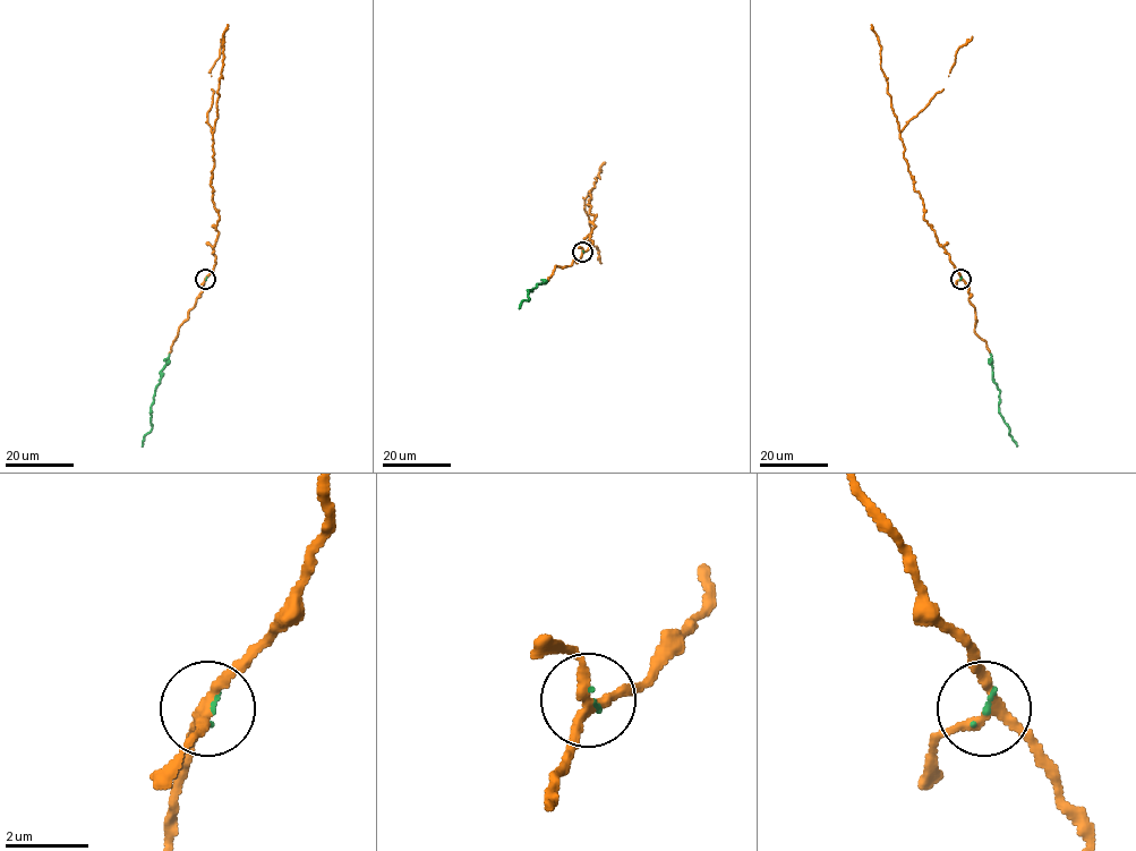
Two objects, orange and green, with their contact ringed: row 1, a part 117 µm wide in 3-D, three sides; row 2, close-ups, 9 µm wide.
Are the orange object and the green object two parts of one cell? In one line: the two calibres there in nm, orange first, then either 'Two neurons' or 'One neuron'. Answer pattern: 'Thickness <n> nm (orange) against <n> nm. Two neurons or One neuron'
Thickness 200 nm (orange) against 60 nm. One neuron

